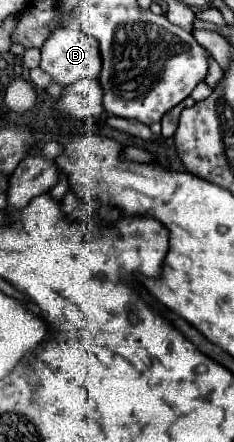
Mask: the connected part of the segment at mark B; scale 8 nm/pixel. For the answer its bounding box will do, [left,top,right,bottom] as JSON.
[39,27,101,87]

